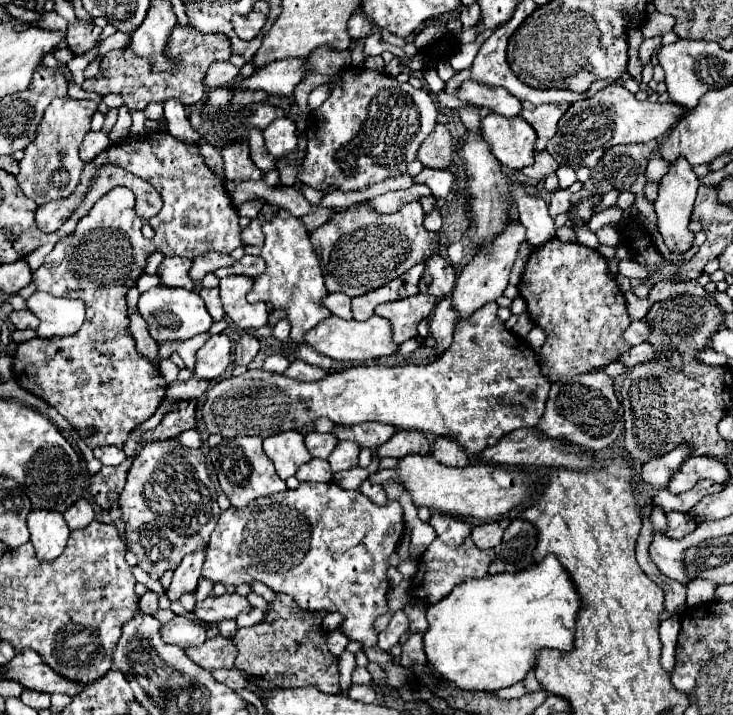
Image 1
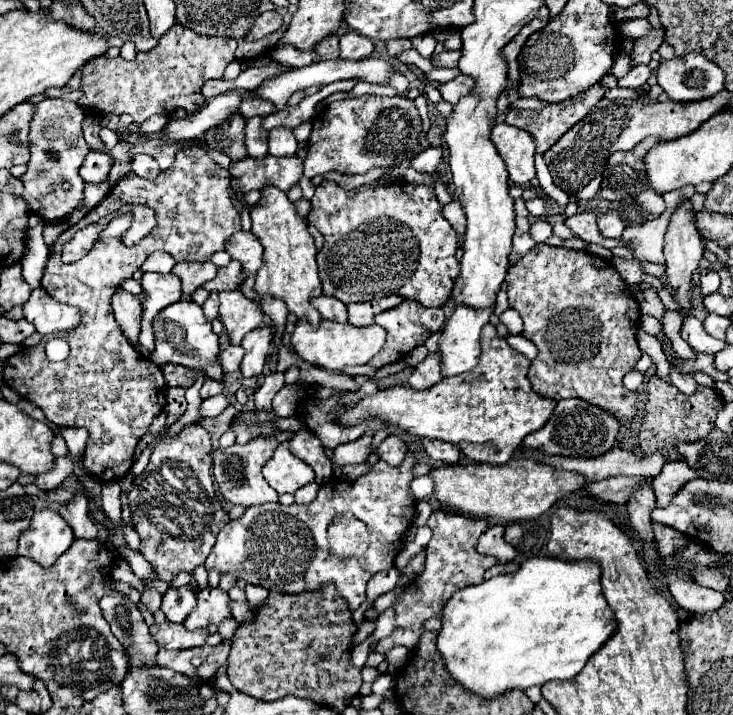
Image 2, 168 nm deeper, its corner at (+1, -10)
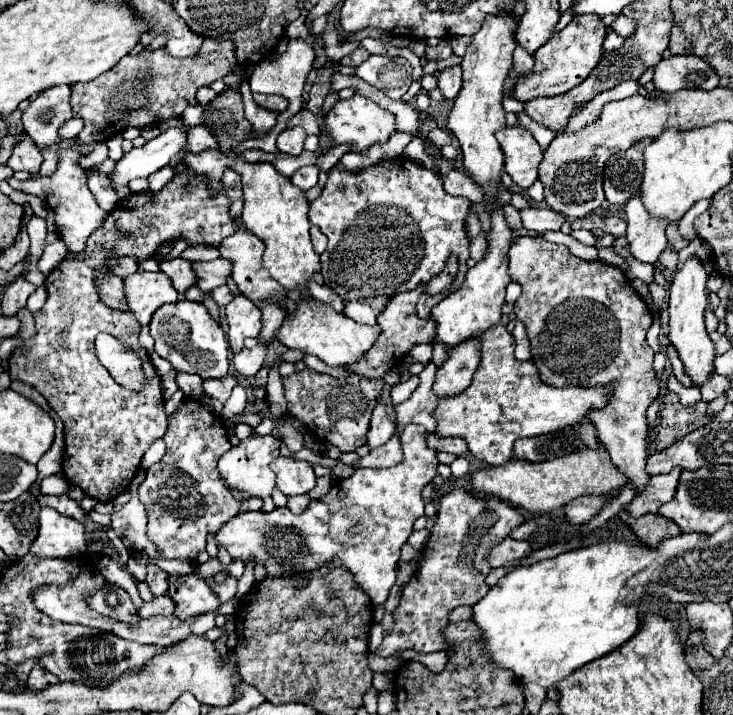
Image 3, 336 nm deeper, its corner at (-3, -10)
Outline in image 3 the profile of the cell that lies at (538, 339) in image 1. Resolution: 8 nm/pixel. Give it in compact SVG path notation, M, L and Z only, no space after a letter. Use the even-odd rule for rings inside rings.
M515 321L515 329L513 329L513 337L515 337L515 357L519 361L525 361L525 359L531 359L531 343L529 343L529 337L527 337L527 331L525 331L525 325L521 321Z

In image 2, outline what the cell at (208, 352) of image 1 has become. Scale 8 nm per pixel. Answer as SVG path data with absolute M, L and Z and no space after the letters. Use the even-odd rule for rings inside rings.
M227 345L227 347L221 349L219 363L221 363L221 367L223 367L225 373L233 373L233 371L239 371L243 357L245 357L245 349L243 347Z

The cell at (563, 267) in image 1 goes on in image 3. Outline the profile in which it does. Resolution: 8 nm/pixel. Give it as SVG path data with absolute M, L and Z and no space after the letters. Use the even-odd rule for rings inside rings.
M525 235L513 241L509 249L509 275L523 287L521 297L513 305L513 313L527 327L533 361L541 381L553 387L609 385L609 403L601 411L589 411L589 419L597 427L599 441L609 451L611 461L627 477L627 483L635 485L635 493L639 495L649 483L649 475L645 473L649 431L647 409L659 395L659 381L651 371L653 351L645 341L645 333L653 323L649 307L635 289L631 289L631 283L621 269L603 261L583 261L571 255L565 245L549 243L539 235Z

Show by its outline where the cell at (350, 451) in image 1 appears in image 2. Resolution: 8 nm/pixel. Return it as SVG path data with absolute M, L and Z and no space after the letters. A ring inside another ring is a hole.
M367 431L365 435L361 435L361 439L357 439L355 443L345 443L341 447L337 447L333 451L333 463L335 465L357 465L357 463L365 463L369 453L371 453L371 441L373 441L373 431Z

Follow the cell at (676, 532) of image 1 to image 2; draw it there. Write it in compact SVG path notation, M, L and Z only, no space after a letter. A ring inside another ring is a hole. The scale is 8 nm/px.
M653 523L653 537L655 537L655 549L661 557L667 557L669 553L681 549L689 541L687 535L661 523Z

